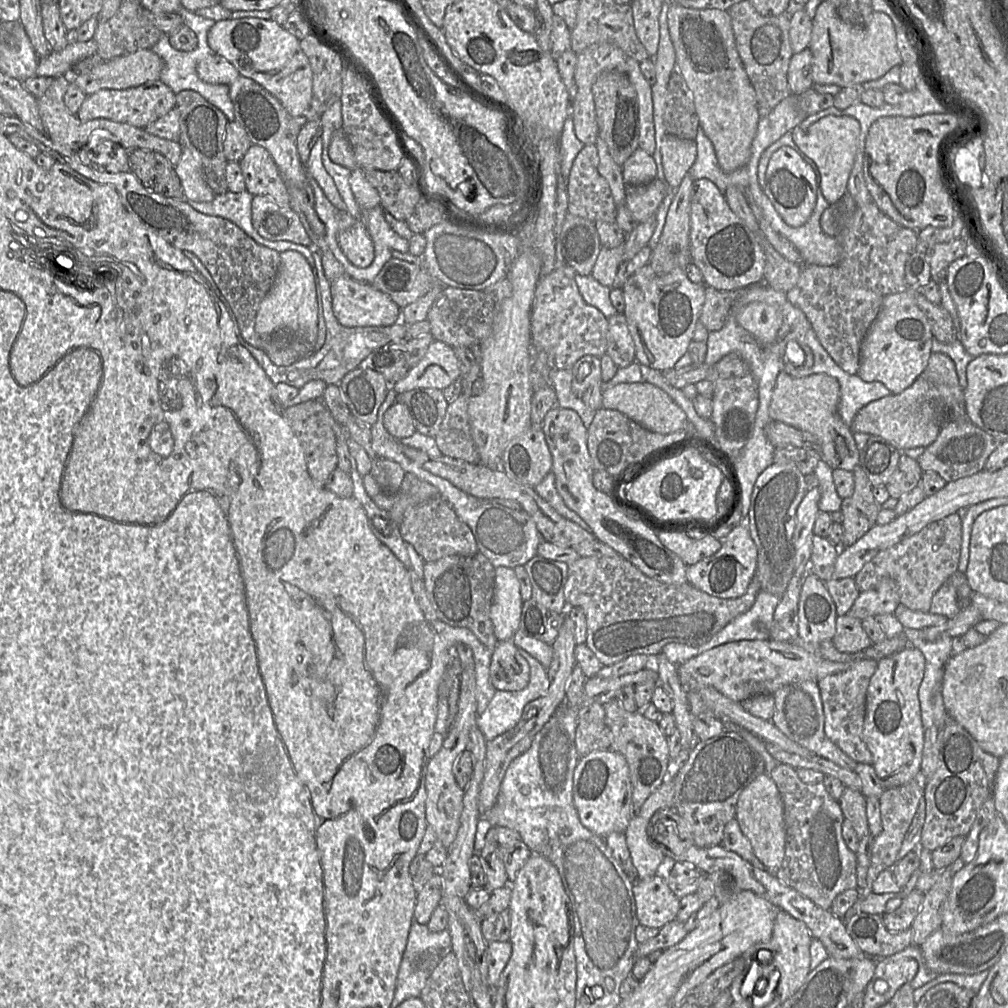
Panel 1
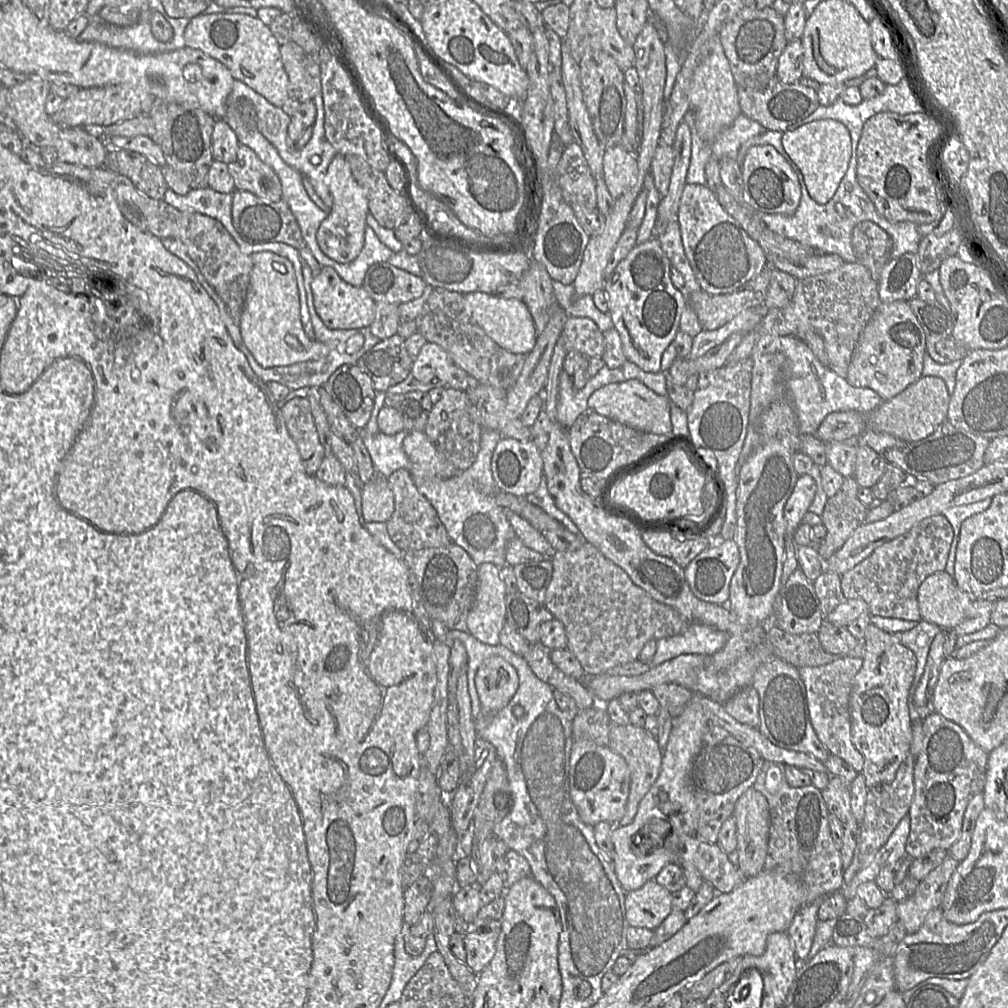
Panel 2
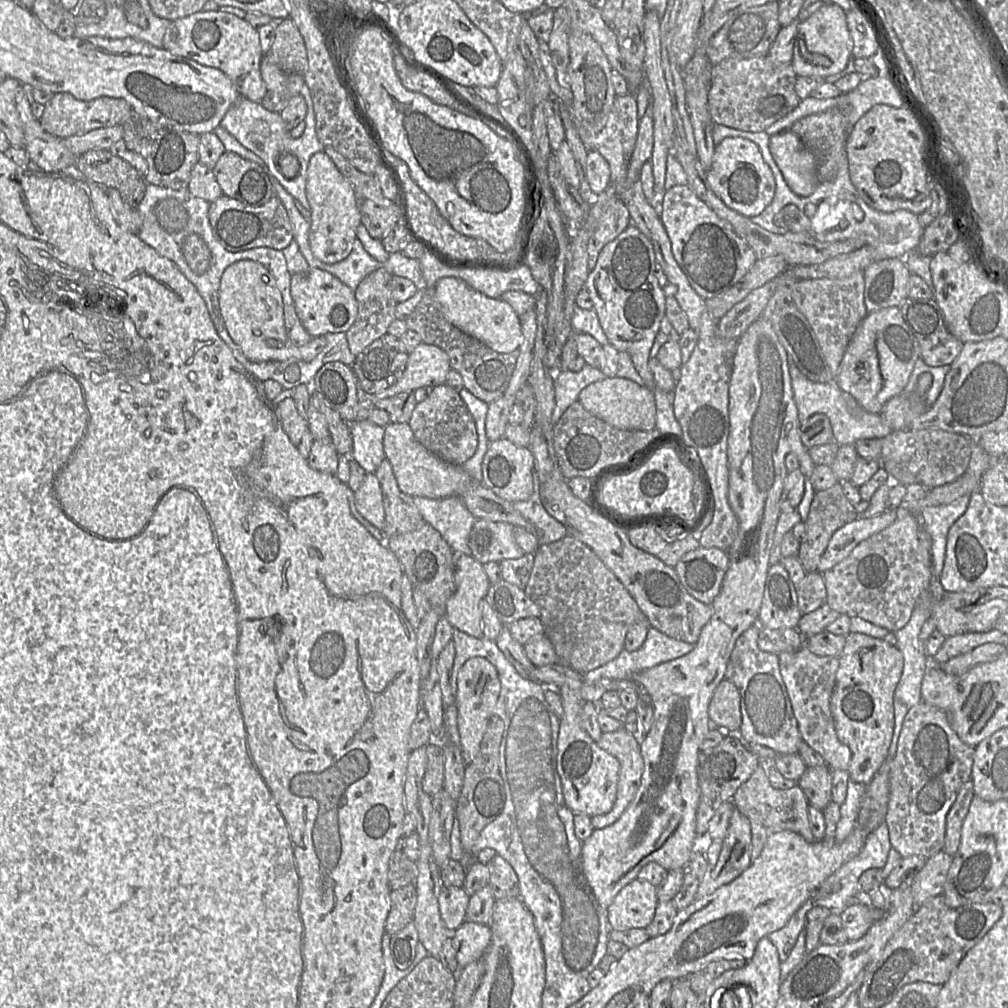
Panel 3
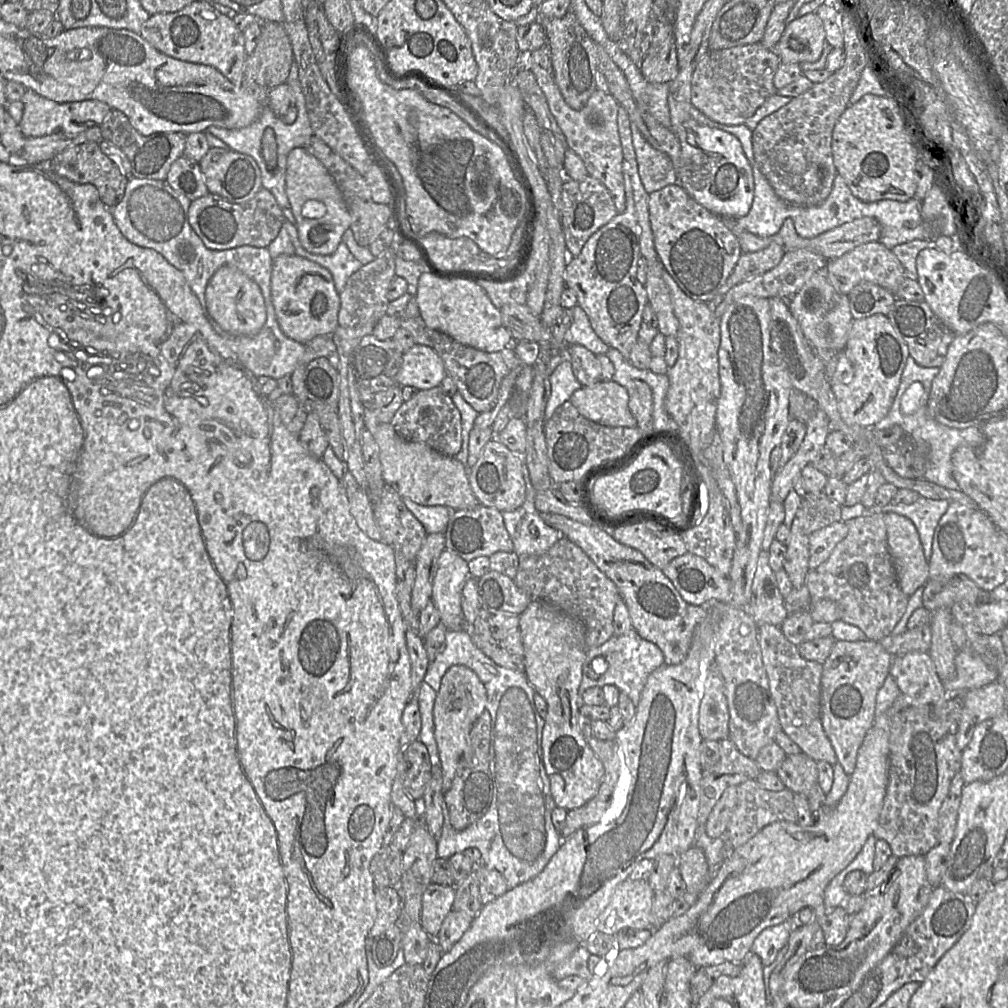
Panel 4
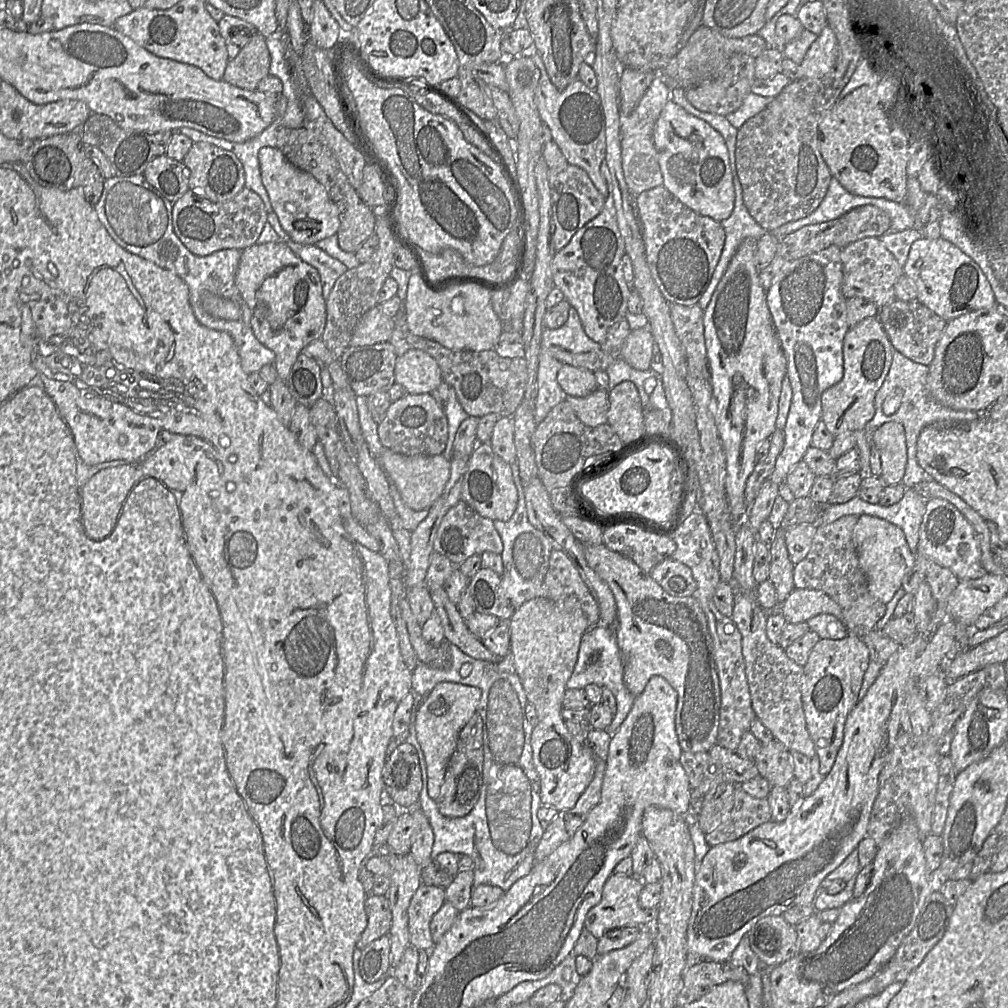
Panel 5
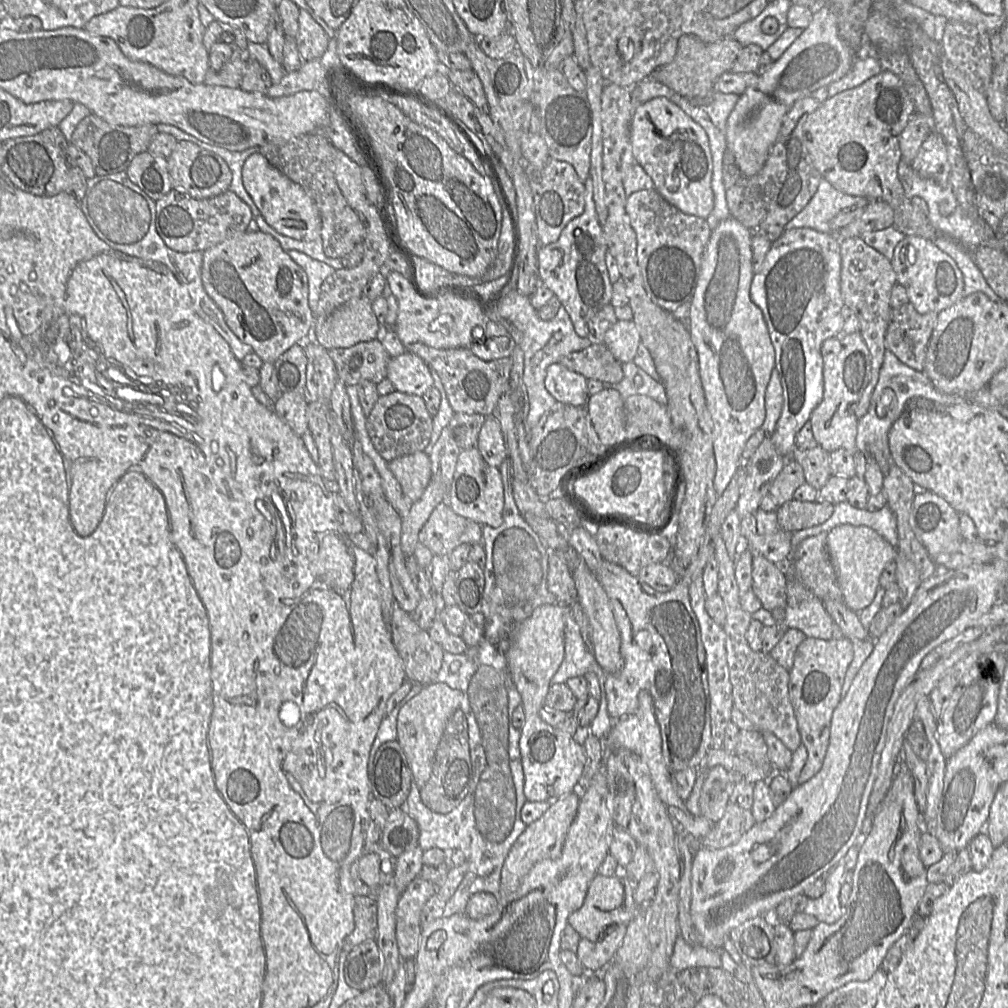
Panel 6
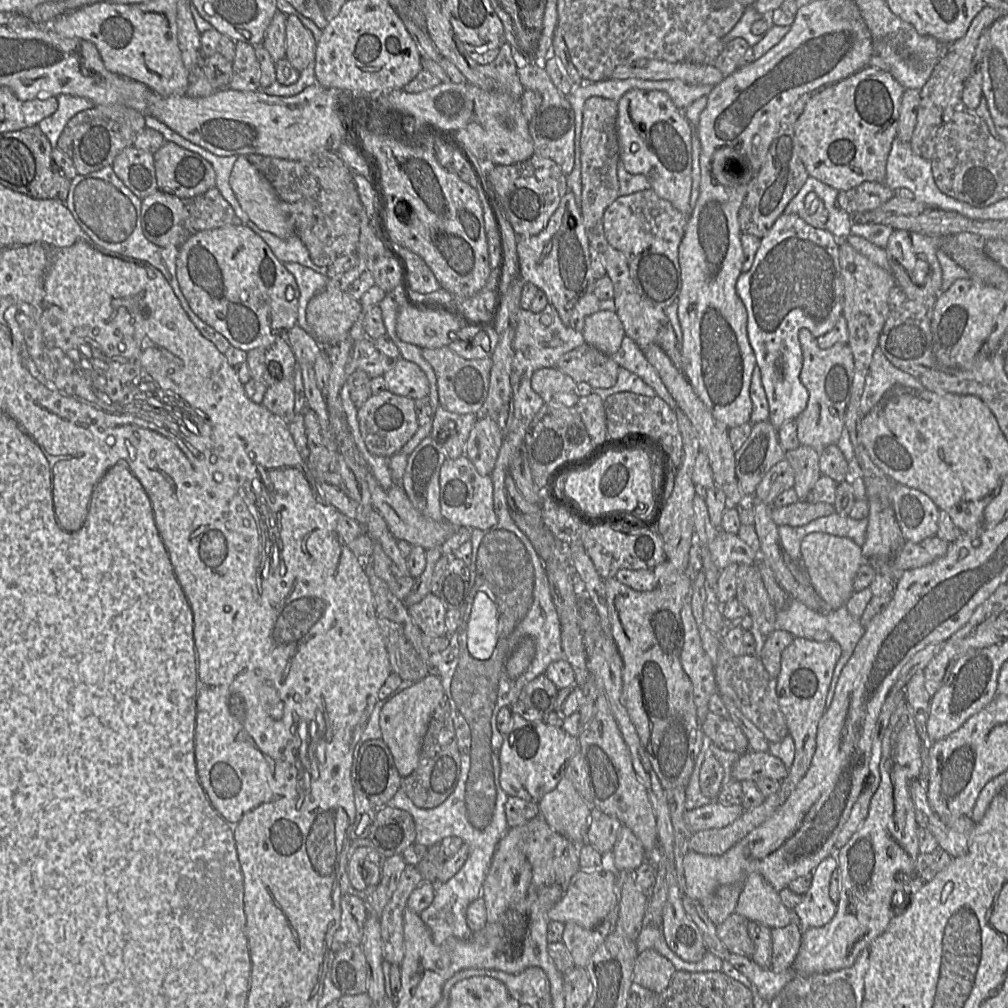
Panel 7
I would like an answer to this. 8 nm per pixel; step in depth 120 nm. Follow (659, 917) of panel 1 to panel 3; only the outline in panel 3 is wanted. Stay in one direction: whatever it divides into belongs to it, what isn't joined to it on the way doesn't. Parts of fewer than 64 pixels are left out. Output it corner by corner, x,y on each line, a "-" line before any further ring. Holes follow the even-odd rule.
639,879
630,882
608,907
611,931
646,929
654,918
658,902
655,885

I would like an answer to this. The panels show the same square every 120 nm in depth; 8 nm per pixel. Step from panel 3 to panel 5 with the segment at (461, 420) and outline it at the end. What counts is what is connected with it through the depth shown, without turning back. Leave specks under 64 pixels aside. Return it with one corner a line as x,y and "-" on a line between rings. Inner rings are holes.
431,393
410,394
395,400
384,419
378,423
378,436
383,447
407,456
442,455
448,442
448,420
445,411

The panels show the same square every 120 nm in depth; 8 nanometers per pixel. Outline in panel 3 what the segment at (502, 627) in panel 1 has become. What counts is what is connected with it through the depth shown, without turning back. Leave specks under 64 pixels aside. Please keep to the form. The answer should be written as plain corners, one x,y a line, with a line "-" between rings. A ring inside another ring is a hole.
457,555
453,595
445,606
445,617
456,629
483,637
481,601
491,585
483,564
470,555

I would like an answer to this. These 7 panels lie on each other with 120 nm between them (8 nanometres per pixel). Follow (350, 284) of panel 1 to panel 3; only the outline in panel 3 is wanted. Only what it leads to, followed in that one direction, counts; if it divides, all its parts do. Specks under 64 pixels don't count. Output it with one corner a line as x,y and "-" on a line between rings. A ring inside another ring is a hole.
310,268
304,273
292,274
290,294
302,326
312,337
346,333
357,318
358,305
354,291
326,271

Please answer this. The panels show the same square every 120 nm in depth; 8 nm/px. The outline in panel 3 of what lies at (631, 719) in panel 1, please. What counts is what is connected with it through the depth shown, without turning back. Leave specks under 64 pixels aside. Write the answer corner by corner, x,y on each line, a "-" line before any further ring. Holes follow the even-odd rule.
623,728
603,733
596,743
616,757
620,763
617,795
613,808
606,814
591,817
593,827
602,829
616,822
634,799
641,783
644,761
640,742

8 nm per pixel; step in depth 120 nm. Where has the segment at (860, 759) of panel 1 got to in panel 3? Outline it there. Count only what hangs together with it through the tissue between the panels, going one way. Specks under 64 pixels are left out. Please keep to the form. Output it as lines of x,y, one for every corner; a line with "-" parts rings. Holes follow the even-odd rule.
804,646
794,652
780,653
778,658
781,676
803,741
823,757
830,769
847,771
851,761
851,751
837,736
830,708
839,667
838,656
817,656

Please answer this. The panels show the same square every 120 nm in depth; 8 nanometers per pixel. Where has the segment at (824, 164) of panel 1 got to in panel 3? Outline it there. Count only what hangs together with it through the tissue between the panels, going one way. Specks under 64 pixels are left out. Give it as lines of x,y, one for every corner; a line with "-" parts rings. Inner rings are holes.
792,131
771,135
771,156
785,183
798,196
808,197
819,185
814,153

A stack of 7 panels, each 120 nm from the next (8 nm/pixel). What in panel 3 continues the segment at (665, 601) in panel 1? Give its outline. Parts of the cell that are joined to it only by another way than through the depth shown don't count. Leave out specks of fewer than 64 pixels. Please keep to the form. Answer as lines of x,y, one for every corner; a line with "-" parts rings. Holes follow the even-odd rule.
571,536
540,545
534,553
533,568
524,592
539,606
545,635
552,642
560,663
578,673
587,673
615,659
625,650
624,643
629,628
637,620
647,619
616,575
591,548

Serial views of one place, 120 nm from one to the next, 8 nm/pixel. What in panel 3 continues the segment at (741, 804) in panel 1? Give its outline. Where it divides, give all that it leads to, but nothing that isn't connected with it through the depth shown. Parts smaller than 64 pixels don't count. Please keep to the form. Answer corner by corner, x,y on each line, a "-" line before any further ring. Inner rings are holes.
734,809
727,835
722,841
721,851
714,866
702,877
696,899
701,899
724,886
753,862
752,833
749,819

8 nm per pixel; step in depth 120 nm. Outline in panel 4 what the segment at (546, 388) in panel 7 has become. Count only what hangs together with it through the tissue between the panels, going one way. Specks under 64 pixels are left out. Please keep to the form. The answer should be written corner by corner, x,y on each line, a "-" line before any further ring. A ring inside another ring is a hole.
567,345
567,358
571,362
575,377
583,387
592,386
602,381
597,355
584,346

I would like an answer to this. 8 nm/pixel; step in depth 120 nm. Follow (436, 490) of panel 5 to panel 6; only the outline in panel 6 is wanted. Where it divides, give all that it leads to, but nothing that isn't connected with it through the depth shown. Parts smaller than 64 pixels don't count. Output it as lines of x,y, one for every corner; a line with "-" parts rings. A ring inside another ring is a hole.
426,452
396,458
389,462
389,470
412,502
423,495
432,477
431,463

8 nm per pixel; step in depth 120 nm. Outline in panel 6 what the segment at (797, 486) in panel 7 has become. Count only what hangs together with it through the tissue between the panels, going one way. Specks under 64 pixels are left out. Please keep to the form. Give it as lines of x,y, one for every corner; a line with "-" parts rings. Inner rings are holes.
821,446
808,450
795,449
790,459
802,466
806,483
817,489
823,487
832,475
830,452

